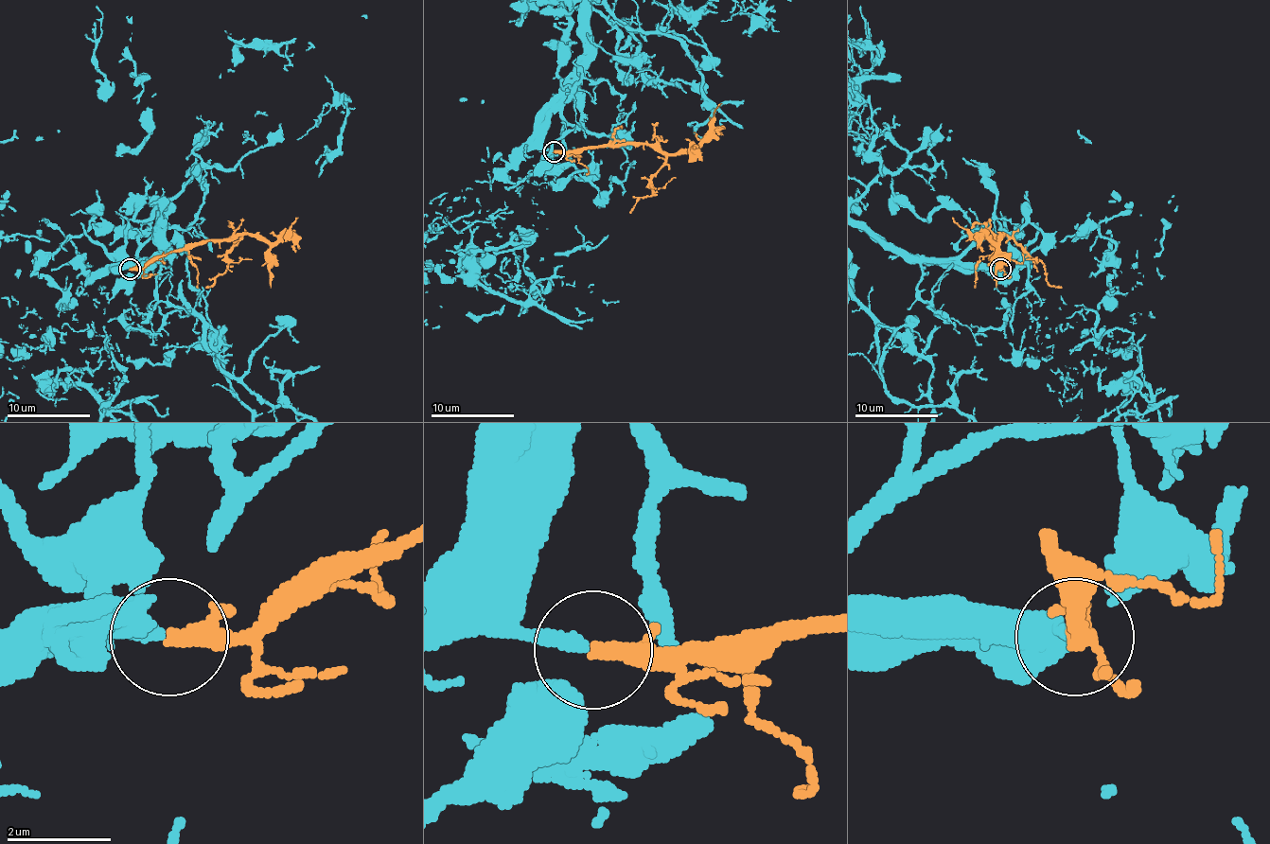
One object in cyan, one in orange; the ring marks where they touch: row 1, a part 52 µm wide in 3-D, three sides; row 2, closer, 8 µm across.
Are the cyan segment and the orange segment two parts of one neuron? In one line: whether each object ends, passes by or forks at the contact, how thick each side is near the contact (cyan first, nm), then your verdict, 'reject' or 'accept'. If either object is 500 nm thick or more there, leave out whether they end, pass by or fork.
cyan ends there; orange passes by; 240 nm thick on the cyan side, 240 nm on the other; accept

